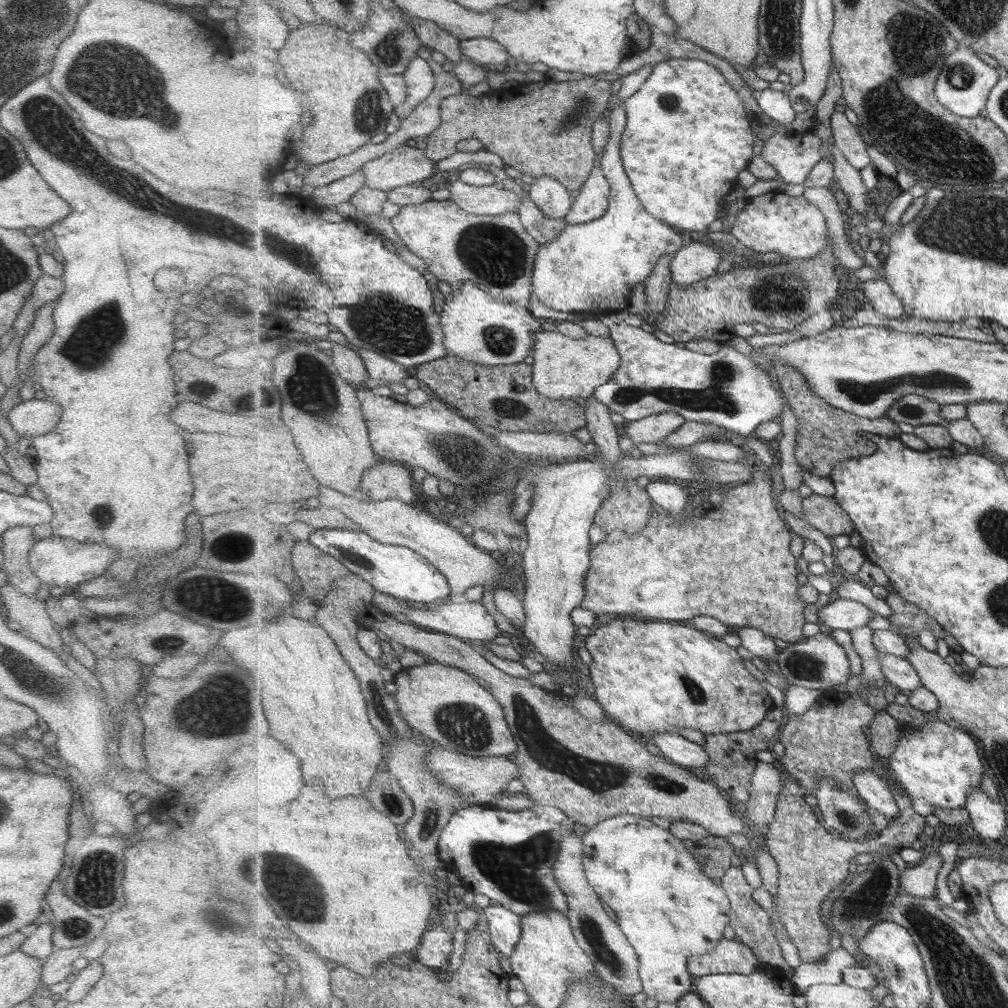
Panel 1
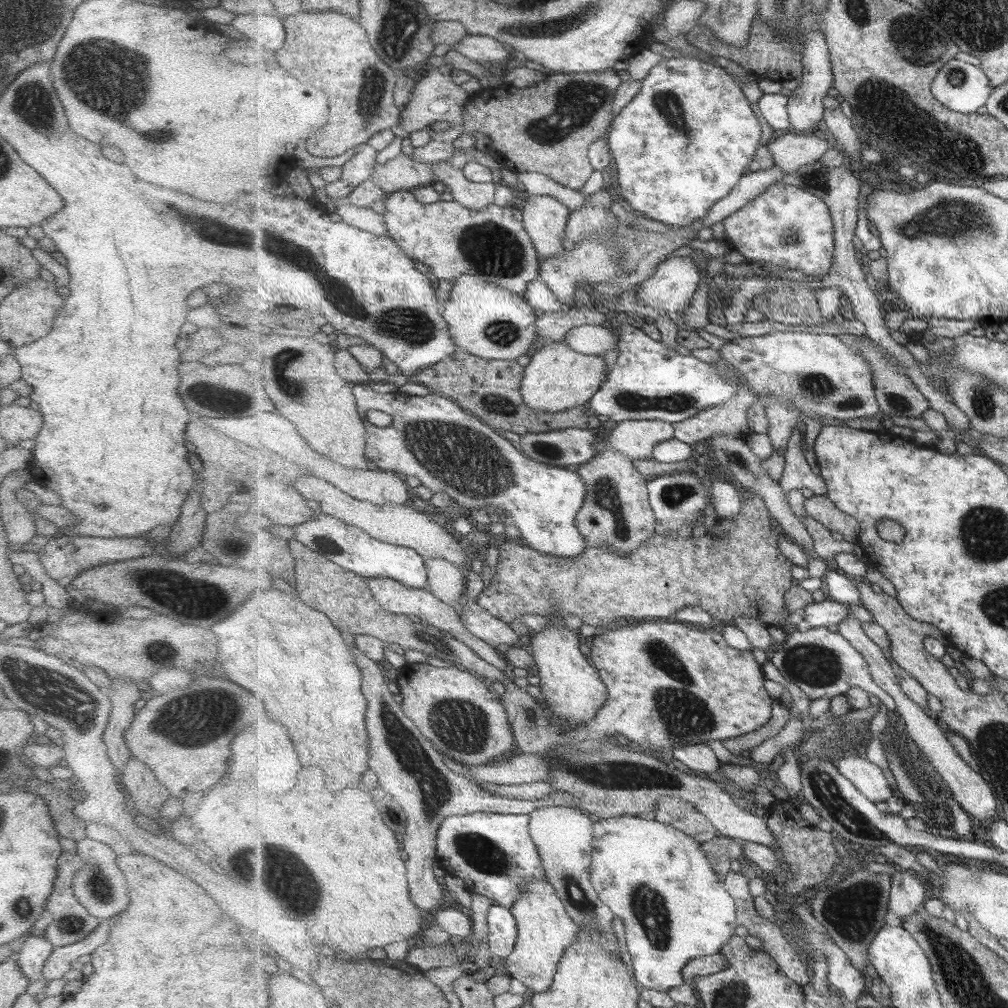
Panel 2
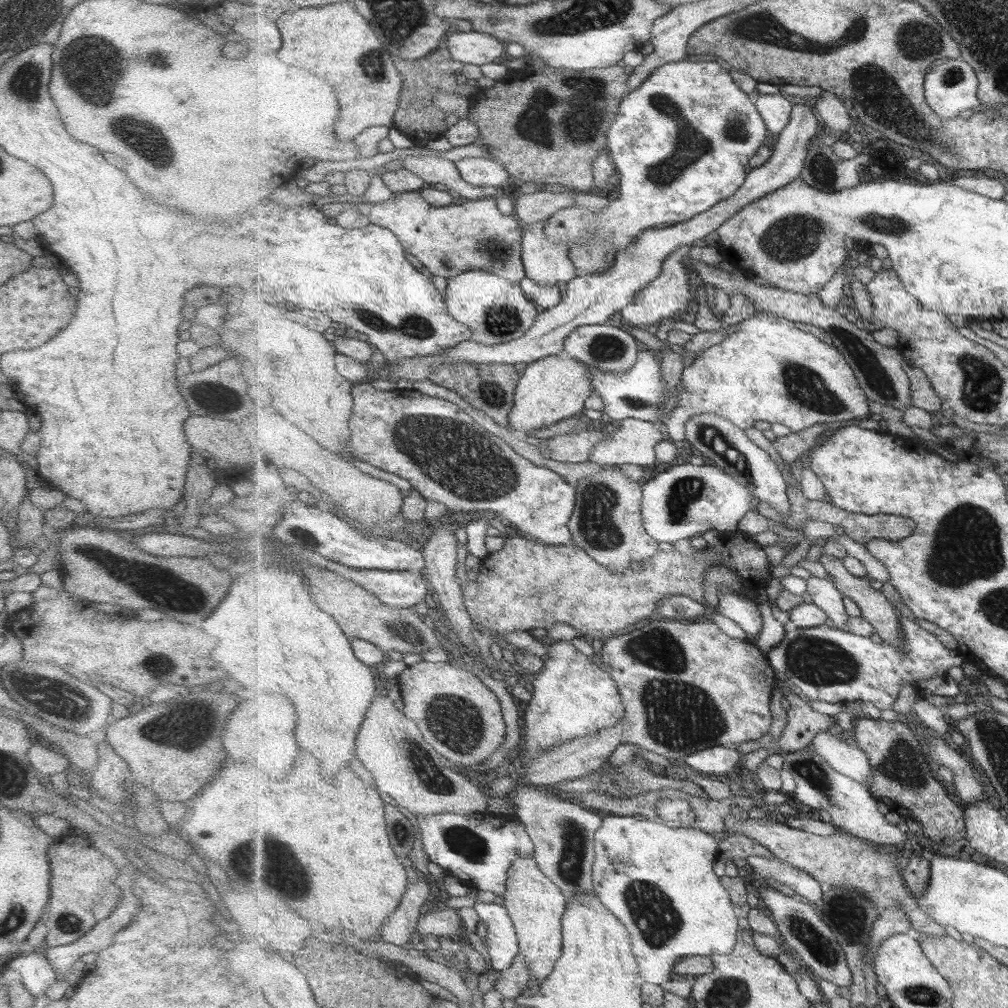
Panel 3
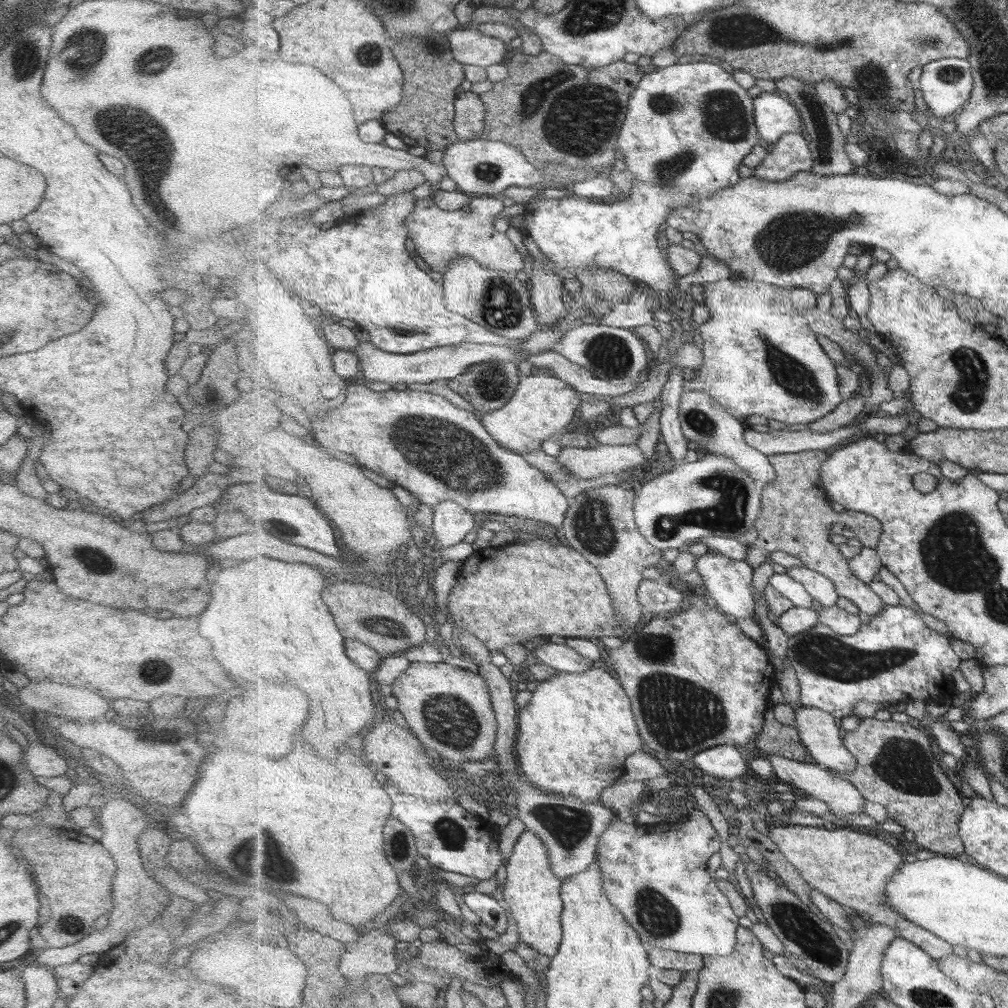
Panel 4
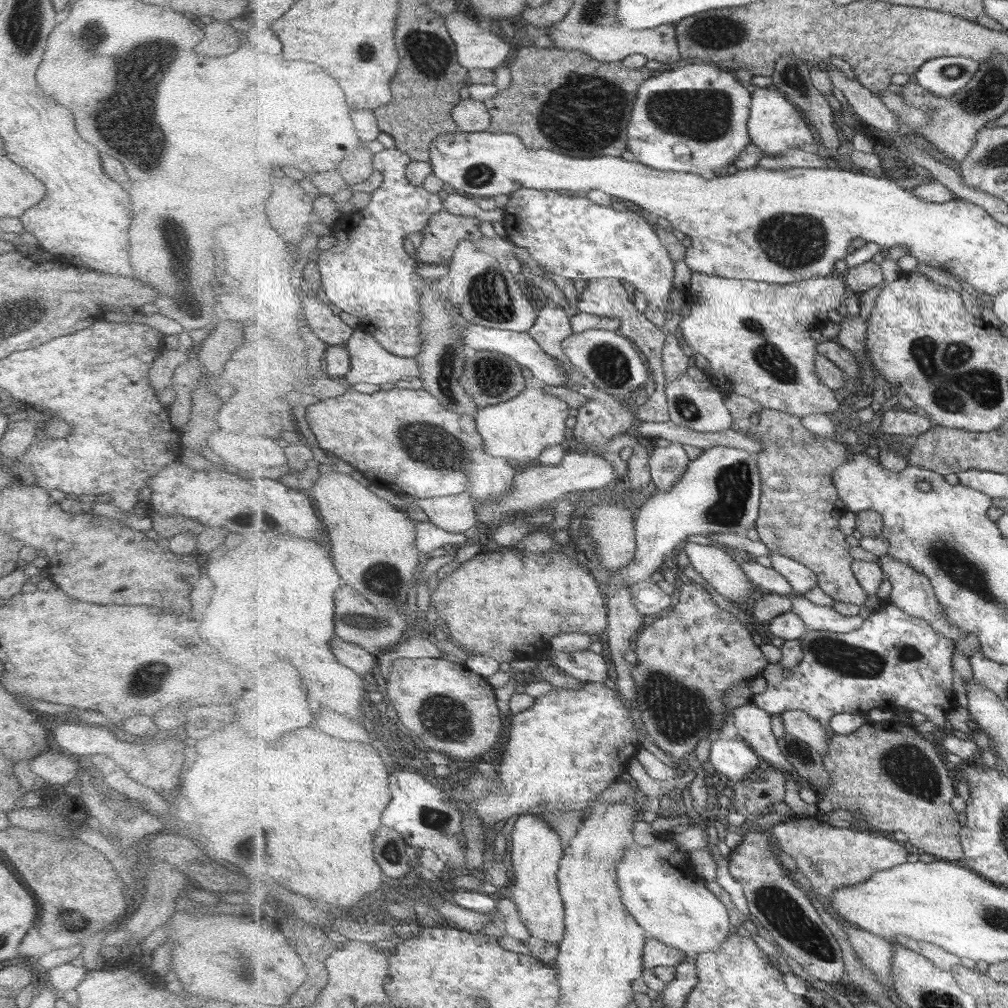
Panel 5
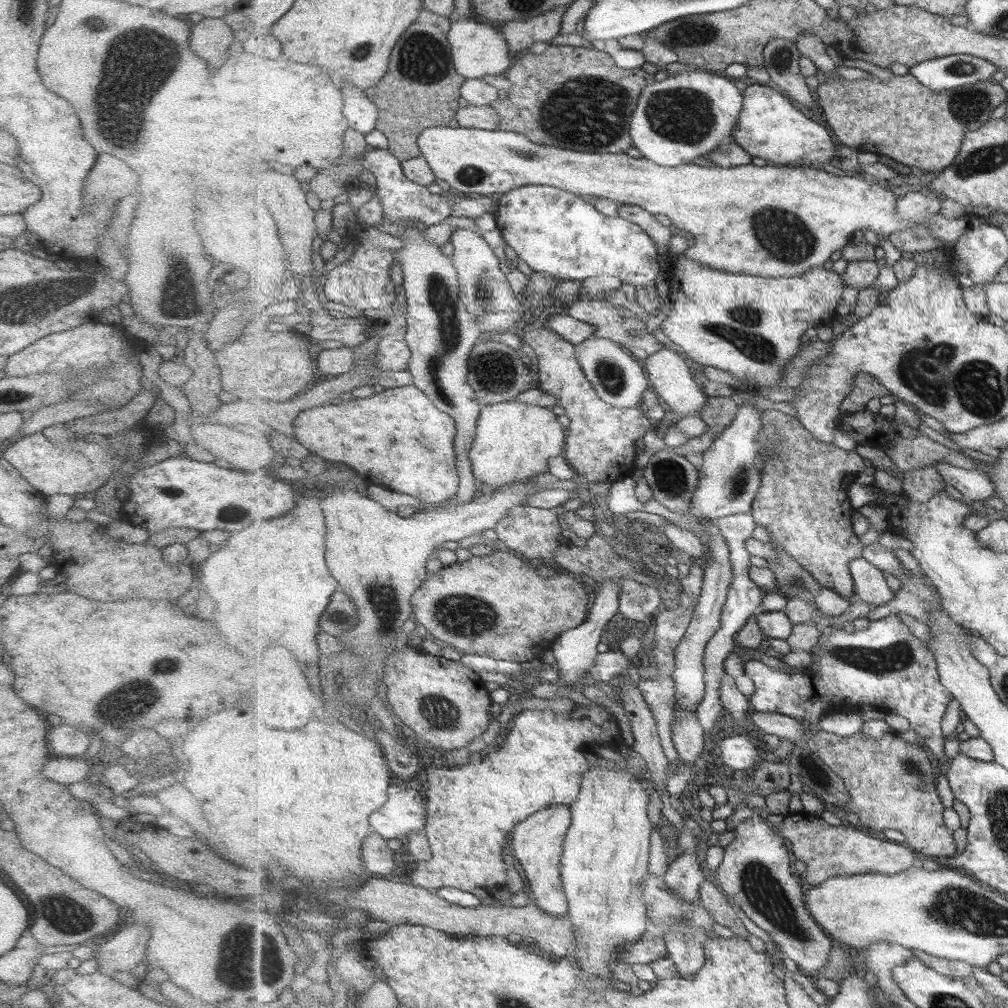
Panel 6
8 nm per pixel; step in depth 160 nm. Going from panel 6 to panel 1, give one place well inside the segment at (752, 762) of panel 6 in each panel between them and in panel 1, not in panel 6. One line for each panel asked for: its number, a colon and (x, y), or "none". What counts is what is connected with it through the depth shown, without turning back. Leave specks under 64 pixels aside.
1: (673, 746)
2: (700, 757)
3: (720, 761)
4: (725, 761)
5: (735, 759)

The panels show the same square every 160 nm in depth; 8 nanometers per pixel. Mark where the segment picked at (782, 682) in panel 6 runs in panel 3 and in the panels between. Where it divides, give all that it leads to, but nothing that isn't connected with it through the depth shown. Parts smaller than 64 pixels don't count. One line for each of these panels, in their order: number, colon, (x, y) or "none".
3: (827, 664)
4: (895, 657)
5: (895, 660)

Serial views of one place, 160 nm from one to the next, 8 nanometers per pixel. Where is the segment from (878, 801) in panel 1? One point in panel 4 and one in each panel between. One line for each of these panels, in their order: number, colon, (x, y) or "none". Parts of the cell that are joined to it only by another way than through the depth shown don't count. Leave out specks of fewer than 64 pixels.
2: (868, 777)
3: (853, 762)
4: (820, 731)

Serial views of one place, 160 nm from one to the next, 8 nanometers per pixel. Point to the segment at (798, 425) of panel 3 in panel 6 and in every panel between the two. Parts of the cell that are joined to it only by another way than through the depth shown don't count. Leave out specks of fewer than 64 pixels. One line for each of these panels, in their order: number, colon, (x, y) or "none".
4: (761, 356)
5: (756, 336)
6: (751, 326)

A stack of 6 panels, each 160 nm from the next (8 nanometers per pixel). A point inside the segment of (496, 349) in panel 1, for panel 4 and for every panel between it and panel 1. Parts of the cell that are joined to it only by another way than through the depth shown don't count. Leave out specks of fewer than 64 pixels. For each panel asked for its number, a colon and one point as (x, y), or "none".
2: (491, 322)
3: (498, 311)
4: (499, 301)

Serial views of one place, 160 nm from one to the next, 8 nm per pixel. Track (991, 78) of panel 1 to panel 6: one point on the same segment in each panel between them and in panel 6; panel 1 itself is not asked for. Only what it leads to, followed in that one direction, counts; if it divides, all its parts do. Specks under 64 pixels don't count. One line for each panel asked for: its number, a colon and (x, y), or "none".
2: (965, 88)
3: (951, 87)
4: (947, 84)
5: (943, 76)
6: (948, 73)

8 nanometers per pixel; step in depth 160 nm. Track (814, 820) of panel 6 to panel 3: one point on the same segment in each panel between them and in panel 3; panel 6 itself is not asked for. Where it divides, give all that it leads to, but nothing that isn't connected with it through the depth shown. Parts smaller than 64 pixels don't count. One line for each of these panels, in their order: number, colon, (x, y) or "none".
3: (841, 859)
4: (852, 868)
5: (827, 857)

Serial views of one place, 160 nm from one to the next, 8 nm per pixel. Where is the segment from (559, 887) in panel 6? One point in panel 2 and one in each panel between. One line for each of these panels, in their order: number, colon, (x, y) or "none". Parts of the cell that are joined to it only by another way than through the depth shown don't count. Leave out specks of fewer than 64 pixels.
2: (545, 930)
3: (537, 906)
4: (533, 892)
5: (537, 848)

